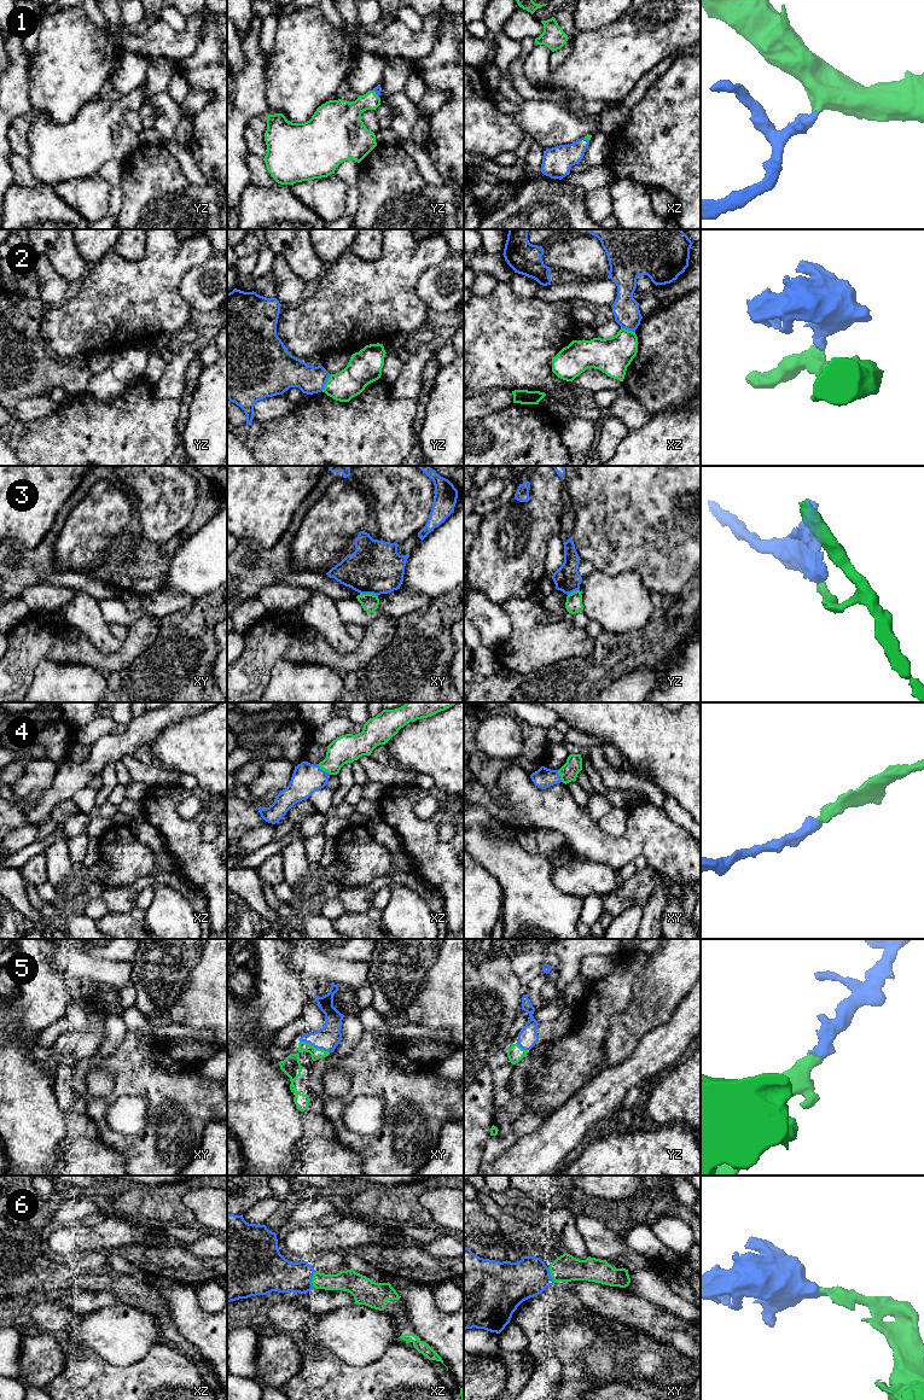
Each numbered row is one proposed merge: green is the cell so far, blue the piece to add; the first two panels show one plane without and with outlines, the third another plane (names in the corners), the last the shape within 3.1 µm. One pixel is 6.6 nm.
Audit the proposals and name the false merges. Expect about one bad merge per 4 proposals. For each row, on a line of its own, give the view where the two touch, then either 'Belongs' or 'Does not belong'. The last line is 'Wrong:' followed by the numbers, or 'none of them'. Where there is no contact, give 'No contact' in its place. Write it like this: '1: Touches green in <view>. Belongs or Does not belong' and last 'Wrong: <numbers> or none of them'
1: Touches green in yz. Belongs
2: Touches green in yz. Does not belong
3: Touches green in xy. Does not belong
4: Touches green in xz. Belongs
5: Touches green in xy. Belongs
6: Touches green in xz. Belongs
Wrong: 2, 3

